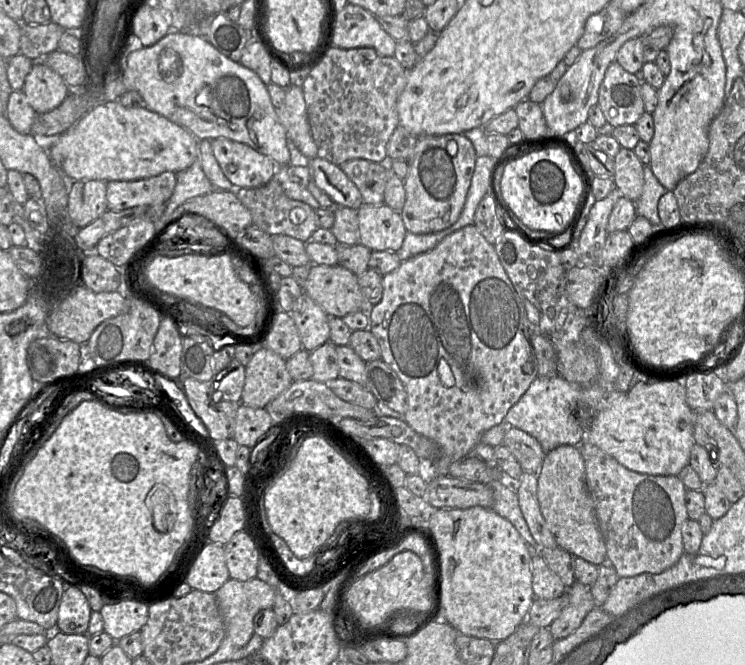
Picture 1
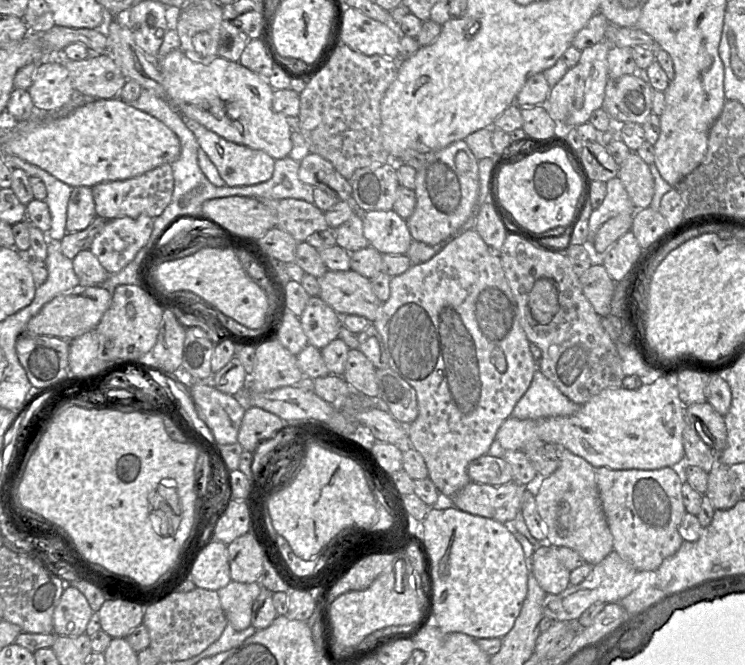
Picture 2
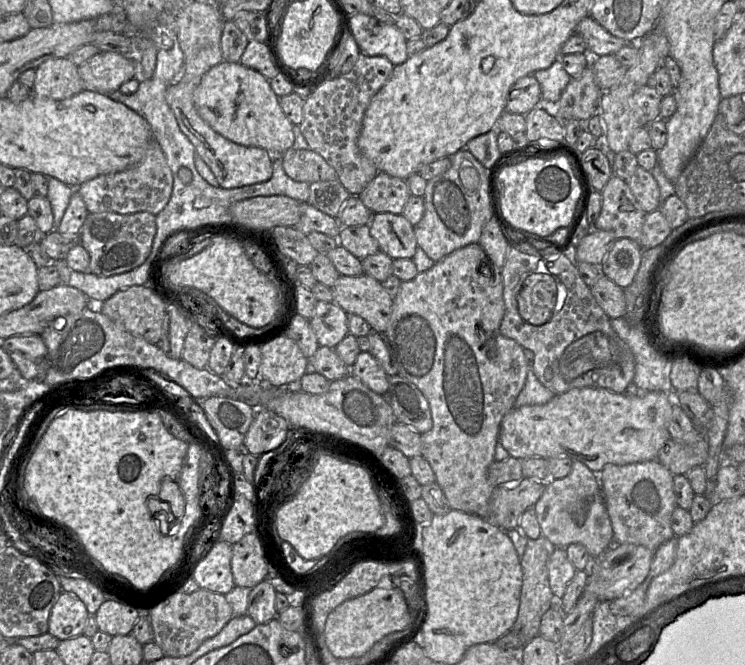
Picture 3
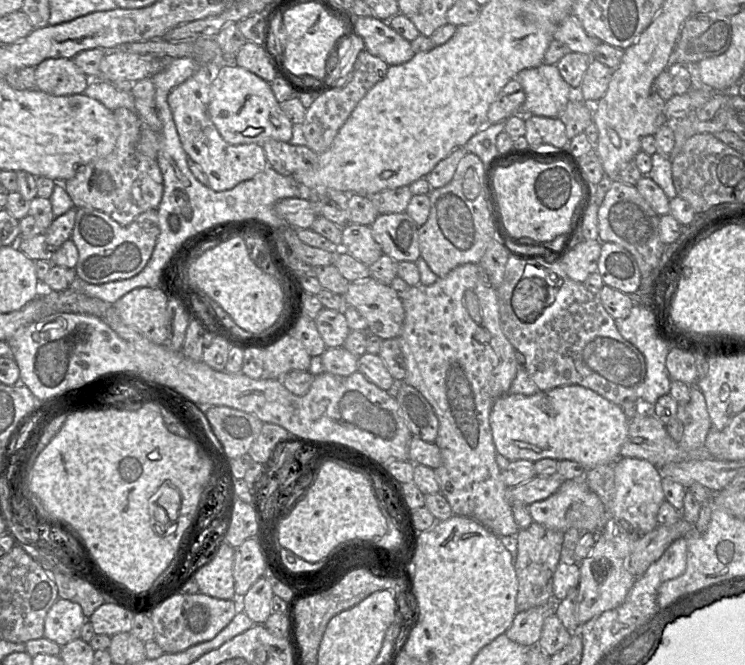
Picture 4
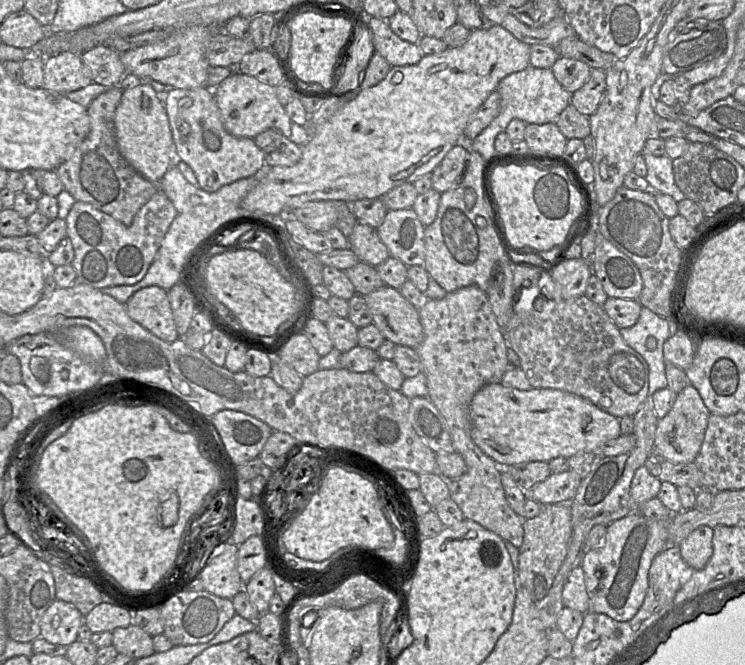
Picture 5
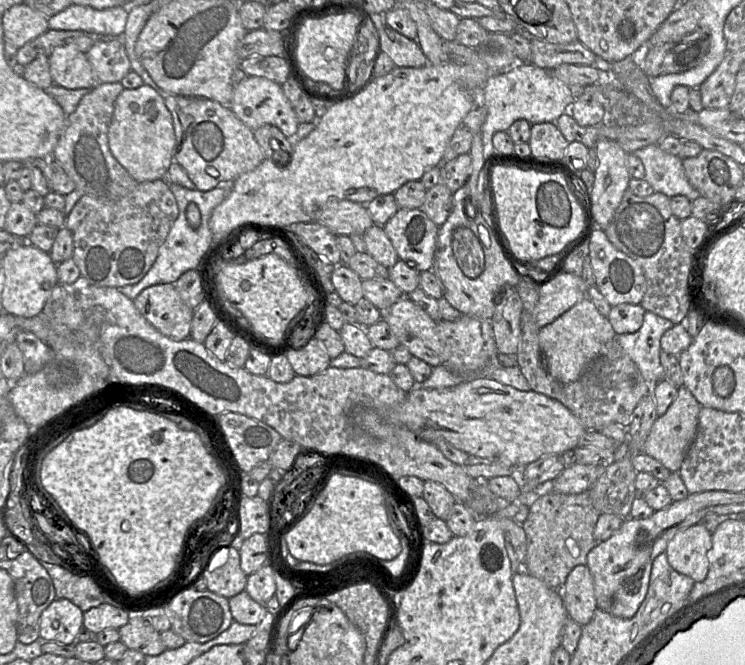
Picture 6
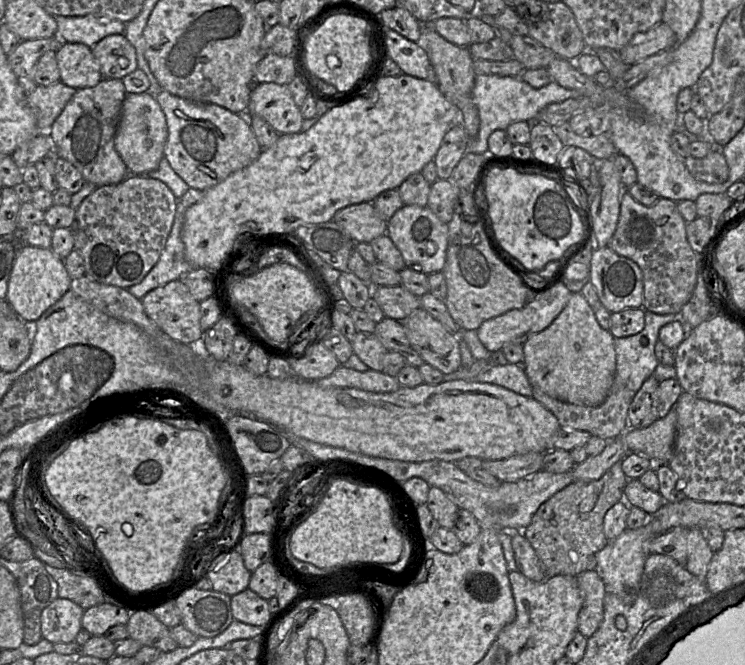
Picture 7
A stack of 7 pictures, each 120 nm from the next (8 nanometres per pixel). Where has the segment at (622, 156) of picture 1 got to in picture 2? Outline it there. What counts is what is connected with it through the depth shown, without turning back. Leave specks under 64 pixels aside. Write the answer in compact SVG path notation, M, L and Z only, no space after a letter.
M631 151L619 166L617 177L637 210L649 207L654 195L654 179L649 165L636 152Z

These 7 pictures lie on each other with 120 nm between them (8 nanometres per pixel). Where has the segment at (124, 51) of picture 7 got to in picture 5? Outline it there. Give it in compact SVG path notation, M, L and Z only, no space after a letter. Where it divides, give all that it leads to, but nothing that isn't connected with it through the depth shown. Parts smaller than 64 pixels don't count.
M97 45L80 56L92 76L92 82L107 88L118 86L127 73L120 53L108 45Z

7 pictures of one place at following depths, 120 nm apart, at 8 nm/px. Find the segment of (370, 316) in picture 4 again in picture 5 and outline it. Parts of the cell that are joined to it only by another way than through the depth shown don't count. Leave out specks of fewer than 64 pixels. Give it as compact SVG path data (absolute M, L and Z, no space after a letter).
M387 285L364 296L373 324L386 340L417 348L424 339L419 310L399 290Z

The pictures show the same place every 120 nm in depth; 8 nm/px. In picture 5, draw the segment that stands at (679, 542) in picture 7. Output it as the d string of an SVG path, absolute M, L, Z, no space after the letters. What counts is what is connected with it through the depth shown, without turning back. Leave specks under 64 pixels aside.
M702 525L693 530L679 543L680 554L683 560L694 570L704 568L713 553L714 529Z

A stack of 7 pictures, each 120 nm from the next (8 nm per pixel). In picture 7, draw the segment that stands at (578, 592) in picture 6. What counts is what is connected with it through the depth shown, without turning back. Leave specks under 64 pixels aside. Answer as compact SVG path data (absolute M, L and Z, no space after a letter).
M595 570L583 571L576 578L583 597L578 616L578 631L589 638L603 620L606 586Z

